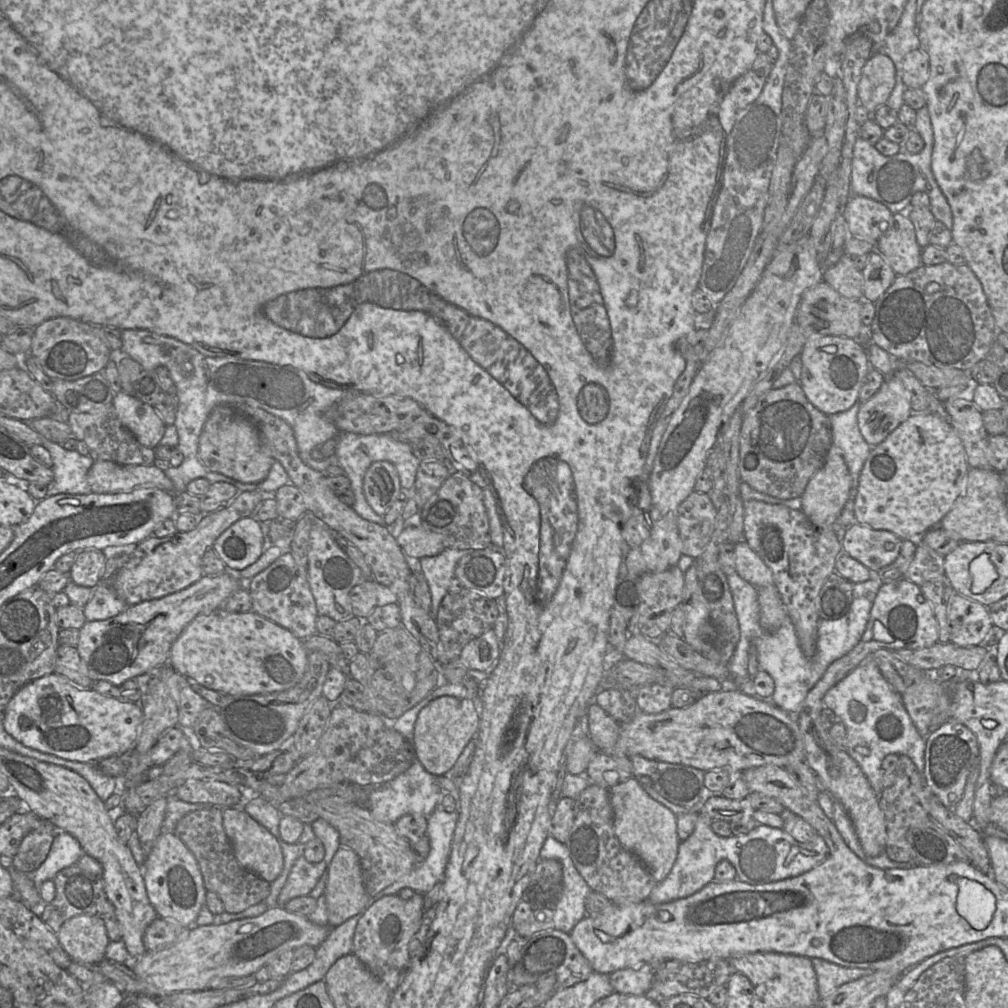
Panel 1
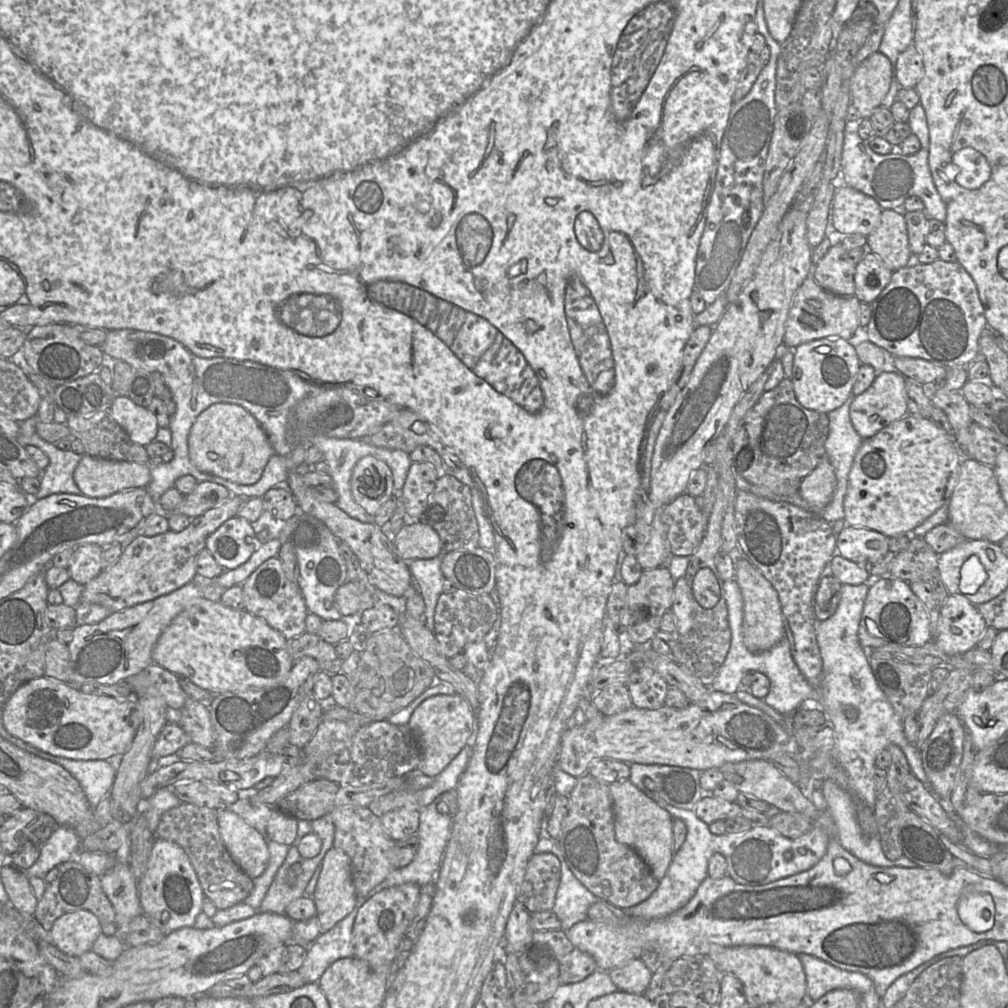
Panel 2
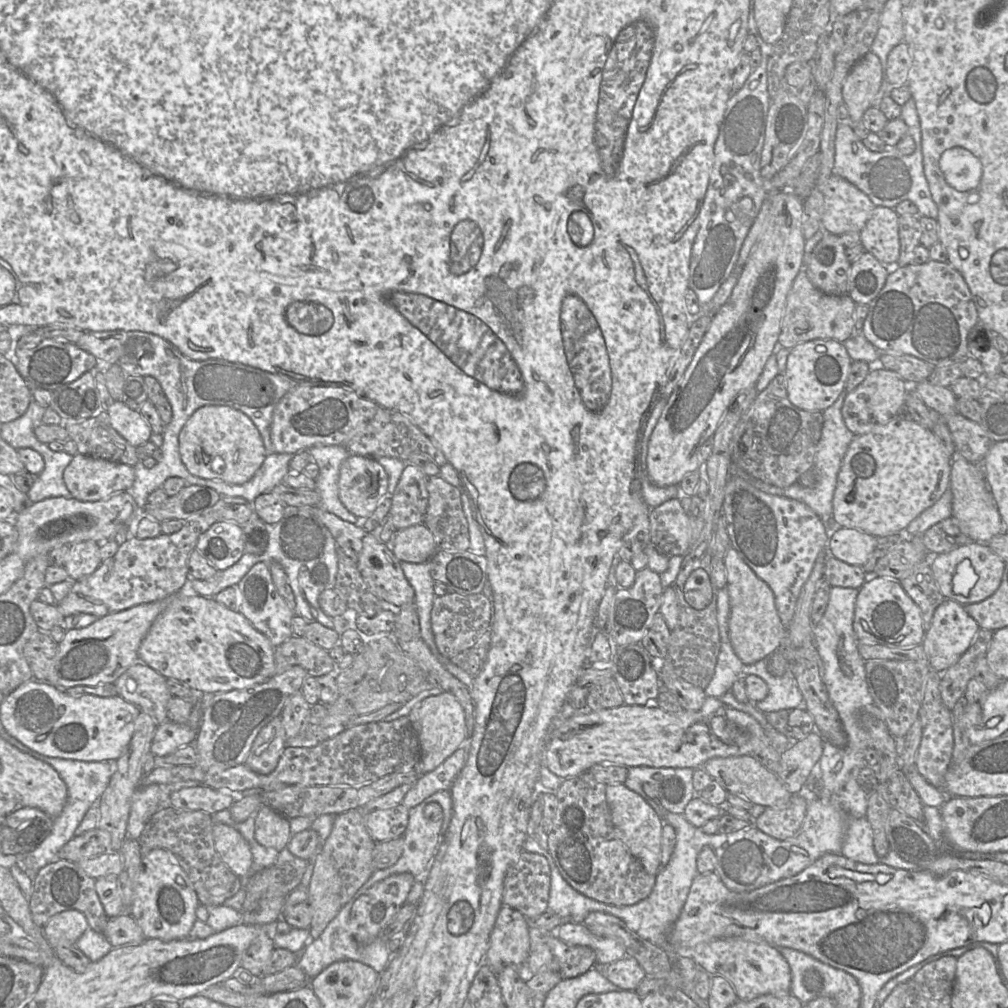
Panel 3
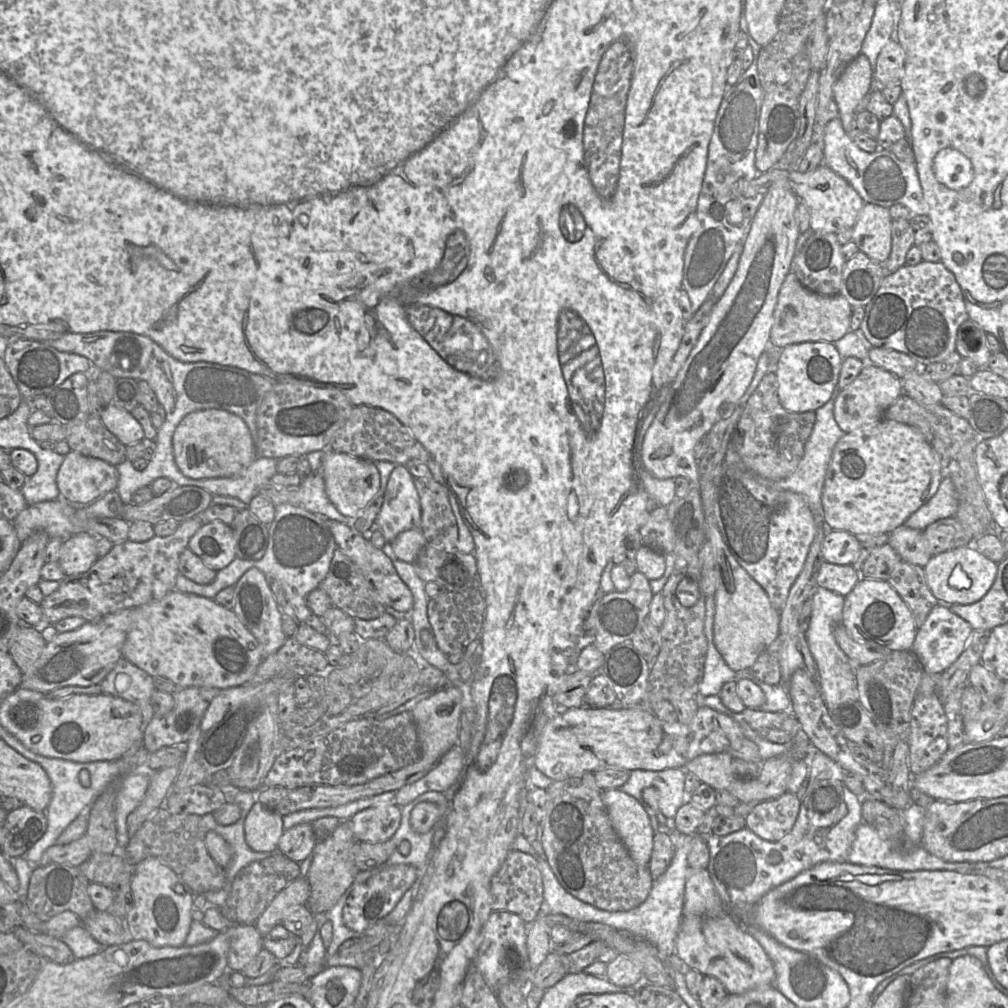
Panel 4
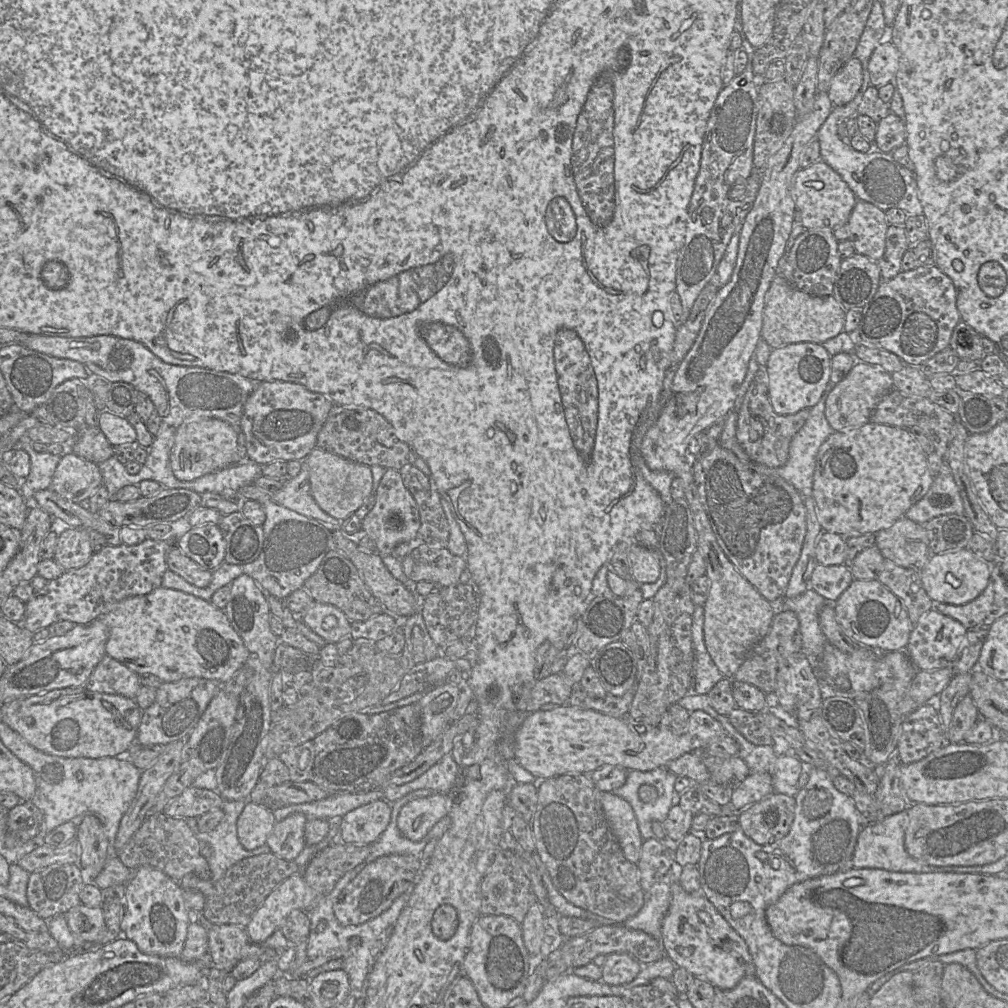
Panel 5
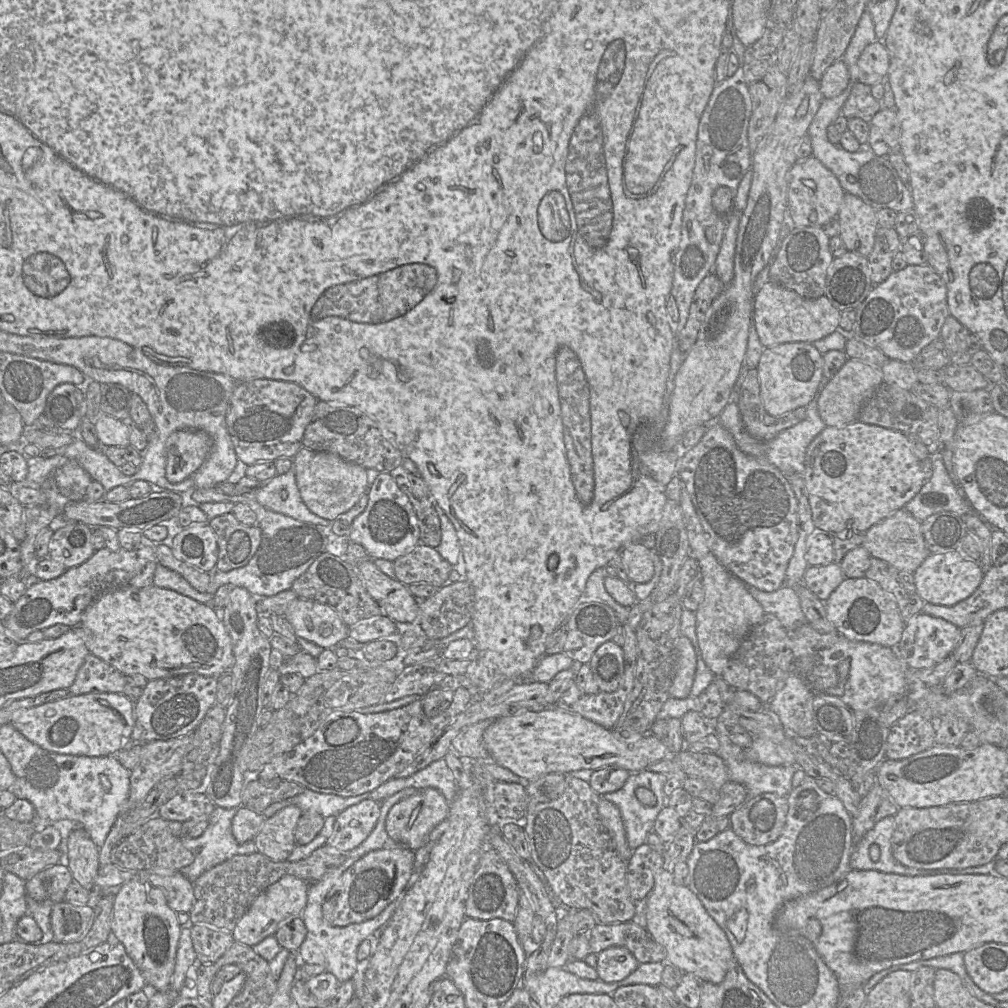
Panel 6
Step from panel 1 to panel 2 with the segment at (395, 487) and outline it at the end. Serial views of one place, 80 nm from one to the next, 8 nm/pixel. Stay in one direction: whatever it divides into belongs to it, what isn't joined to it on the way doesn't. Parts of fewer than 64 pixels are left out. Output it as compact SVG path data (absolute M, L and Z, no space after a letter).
M365 456L353 468L350 488L354 501L375 516L393 493L391 469L384 461Z

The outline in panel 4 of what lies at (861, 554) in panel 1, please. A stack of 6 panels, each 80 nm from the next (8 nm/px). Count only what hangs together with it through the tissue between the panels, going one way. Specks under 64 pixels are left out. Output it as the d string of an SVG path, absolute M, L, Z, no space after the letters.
M831 531L822 542L823 559L833 564L853 565L861 550L862 546L857 537L847 531Z

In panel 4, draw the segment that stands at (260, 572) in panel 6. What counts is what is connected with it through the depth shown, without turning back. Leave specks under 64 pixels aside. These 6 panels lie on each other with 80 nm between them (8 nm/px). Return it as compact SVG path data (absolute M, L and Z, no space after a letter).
M317 450L305 455L310 463L311 472L303 477L303 481L299 485L299 504L275 505L274 519L267 526L268 545L262 558L258 560L235 558L227 567L219 570L215 579L209 584L197 584L179 574L176 578L175 590L213 599L222 589L229 586L234 587L247 570L258 568L266 576L268 582L275 580L282 585L299 623L308 622L316 631L329 634L321 618L313 614L307 606L306 597L309 592L318 588L325 578L337 548L327 525L327 519L339 521L353 528L357 518L342 515L328 499L323 477L323 454L324 450Z

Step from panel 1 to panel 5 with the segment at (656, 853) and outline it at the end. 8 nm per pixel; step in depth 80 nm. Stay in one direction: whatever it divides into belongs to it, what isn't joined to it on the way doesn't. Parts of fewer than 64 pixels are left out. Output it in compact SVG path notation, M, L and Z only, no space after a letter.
M602 792L601 805L608 825L625 858L637 864L644 840L631 805L611 792Z

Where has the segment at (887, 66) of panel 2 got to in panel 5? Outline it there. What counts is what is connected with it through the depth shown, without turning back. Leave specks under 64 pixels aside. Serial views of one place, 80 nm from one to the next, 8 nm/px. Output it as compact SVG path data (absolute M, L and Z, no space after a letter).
M853 56L847 60L832 78L827 94L834 106L850 102L862 89L863 68L861 61Z

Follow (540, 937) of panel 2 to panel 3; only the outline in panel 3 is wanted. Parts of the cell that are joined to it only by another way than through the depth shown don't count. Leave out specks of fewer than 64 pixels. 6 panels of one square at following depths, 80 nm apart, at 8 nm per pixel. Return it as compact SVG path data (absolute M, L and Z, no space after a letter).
M546 933L544 941L559 965L562 979L581 975L596 963L595 952L588 946L567 944L555 933Z

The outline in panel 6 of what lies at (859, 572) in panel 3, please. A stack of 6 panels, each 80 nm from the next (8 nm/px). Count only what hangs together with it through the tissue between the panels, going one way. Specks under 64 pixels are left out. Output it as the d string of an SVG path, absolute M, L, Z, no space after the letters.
M839 563L809 566L803 584L822 601L826 601L846 578Z

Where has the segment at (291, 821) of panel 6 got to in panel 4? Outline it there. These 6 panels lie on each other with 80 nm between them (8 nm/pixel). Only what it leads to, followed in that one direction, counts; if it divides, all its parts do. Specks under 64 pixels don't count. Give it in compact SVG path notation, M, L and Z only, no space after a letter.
M301 823L284 830L278 842L277 851L300 863L312 854L317 842L317 836L312 825Z

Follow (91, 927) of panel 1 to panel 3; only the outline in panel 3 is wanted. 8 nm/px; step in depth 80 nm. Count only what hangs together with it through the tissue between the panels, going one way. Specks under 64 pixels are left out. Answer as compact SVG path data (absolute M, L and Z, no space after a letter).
M67 910L54 915L43 928L43 933L54 949L75 945L88 928L88 922L81 912Z

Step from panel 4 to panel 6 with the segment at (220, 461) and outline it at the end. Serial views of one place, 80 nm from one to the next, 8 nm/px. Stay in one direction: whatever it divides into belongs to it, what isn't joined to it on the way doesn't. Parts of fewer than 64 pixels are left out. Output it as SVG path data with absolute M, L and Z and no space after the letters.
M181 430L169 440L166 458L166 479L179 483L194 474L205 462L213 441L201 430Z

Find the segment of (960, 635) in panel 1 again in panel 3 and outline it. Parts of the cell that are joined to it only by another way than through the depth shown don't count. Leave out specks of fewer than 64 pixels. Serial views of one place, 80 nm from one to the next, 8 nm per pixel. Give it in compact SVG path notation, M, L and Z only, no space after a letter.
M945 599L935 610L930 628L926 630L921 643L931 670L943 673L954 665L970 647L979 630L978 623L967 613L962 604L952 599Z

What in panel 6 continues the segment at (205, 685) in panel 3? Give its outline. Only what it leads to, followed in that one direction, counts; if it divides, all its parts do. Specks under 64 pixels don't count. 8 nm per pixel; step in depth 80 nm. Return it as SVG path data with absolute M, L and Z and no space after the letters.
M155 585L104 594L84 612L80 627L84 630L84 641L90 654L110 664L123 675L141 674L148 680L155 680L195 673L219 678L229 673L235 662L232 640L220 613L211 605Z

